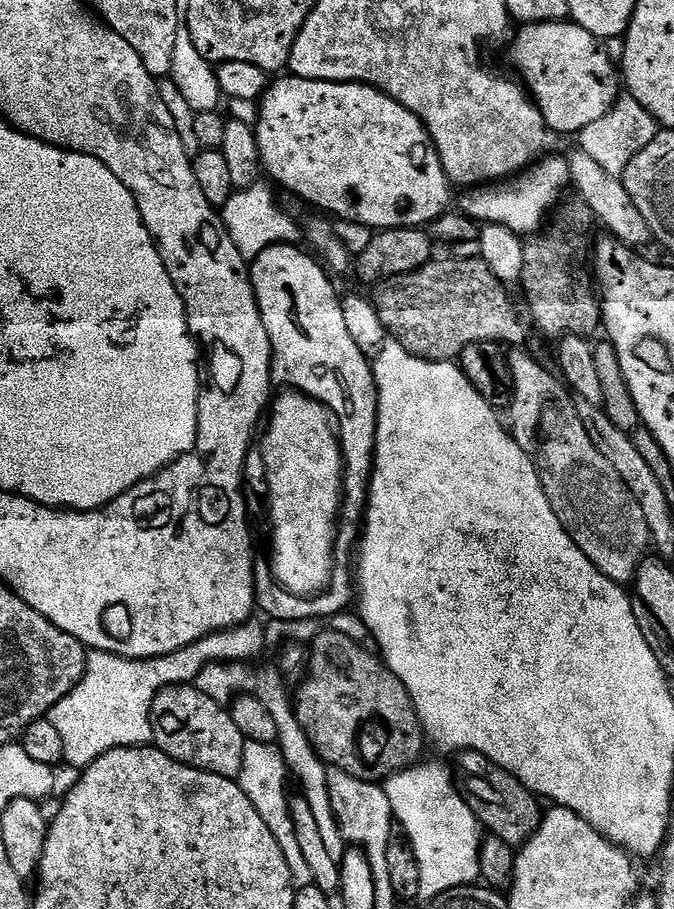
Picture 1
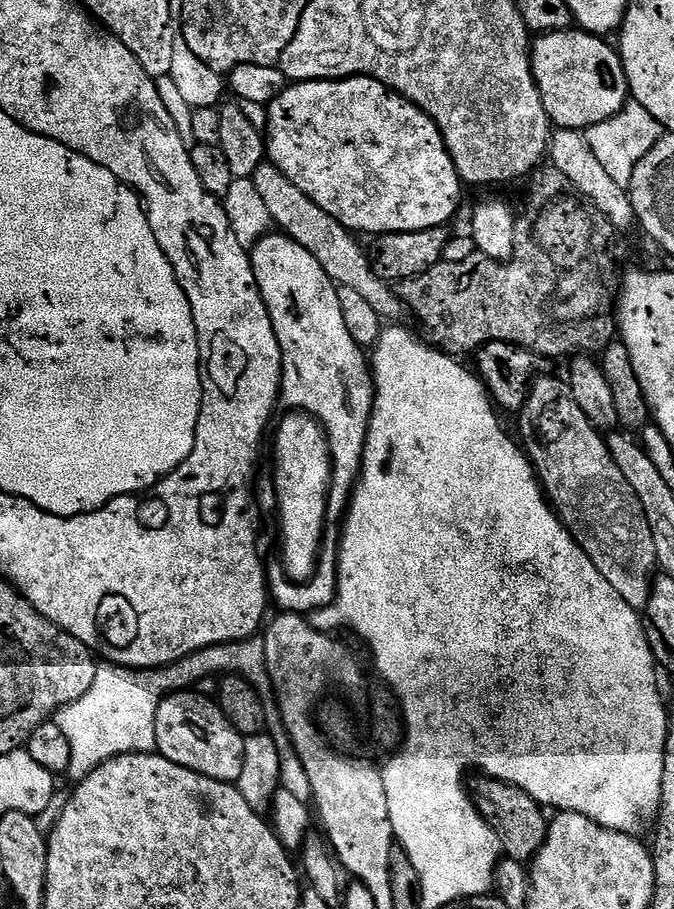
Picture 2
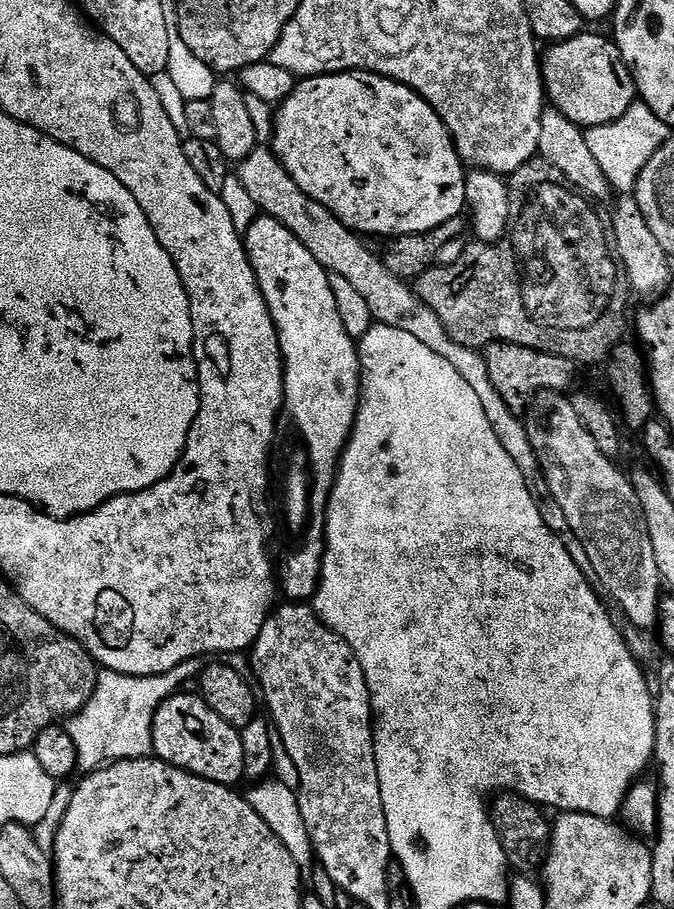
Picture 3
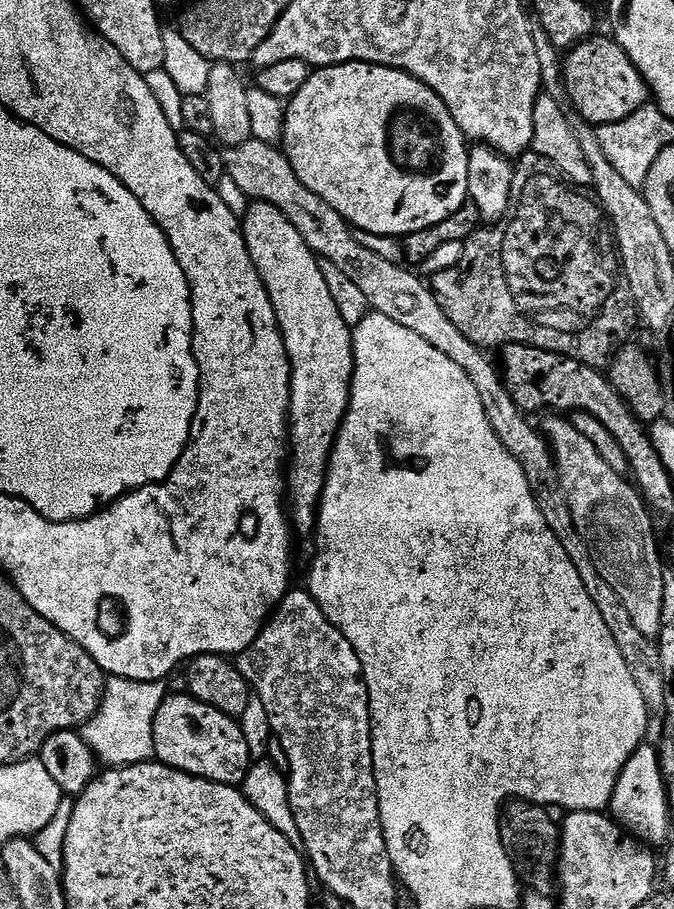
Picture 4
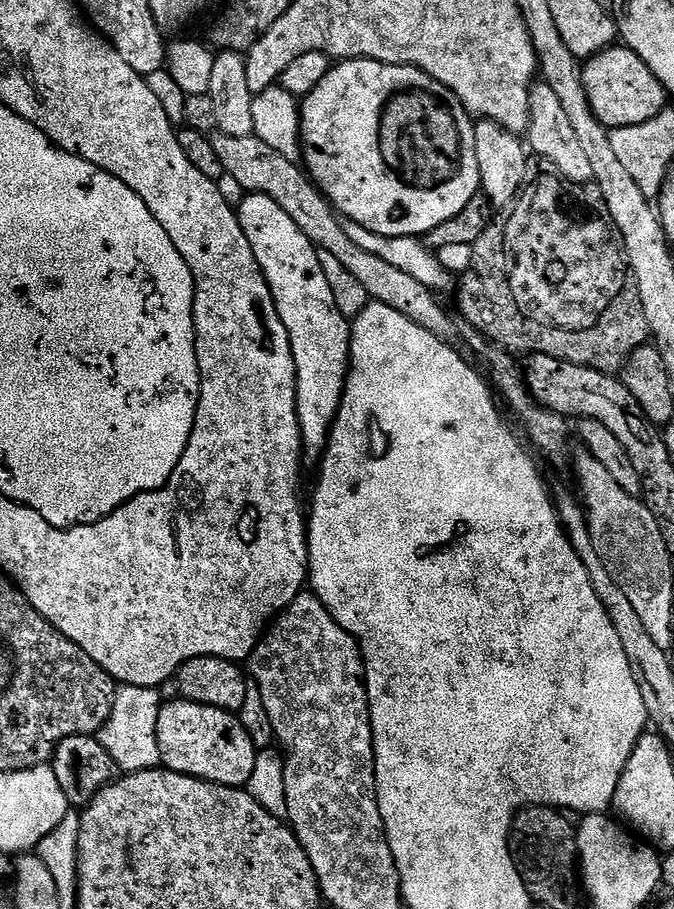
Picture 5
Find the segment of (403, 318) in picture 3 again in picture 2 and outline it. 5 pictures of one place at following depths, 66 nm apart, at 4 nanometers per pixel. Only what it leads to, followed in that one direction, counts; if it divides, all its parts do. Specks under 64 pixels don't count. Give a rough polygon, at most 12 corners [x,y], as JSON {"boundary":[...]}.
{"boundary":[[271,162],[251,180],[273,225],[381,321],[405,315],[365,249]]}

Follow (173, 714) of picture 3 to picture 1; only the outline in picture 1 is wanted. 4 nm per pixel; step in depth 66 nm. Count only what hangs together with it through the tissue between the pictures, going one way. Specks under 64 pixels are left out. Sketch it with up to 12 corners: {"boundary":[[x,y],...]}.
{"boundary":[[193,686],[150,705],[151,743],[191,768],[235,777],[245,738]]}

